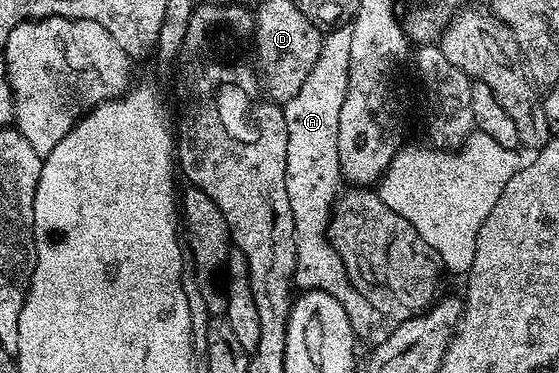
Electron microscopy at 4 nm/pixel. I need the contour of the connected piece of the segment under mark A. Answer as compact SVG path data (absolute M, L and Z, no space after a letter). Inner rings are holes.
M350 22L335 26L323 36L320 55L312 71L308 71L308 79L304 79L300 91L285 102L284 112L288 123L286 186L296 239L295 286L302 291L322 290L332 295L348 312L355 340L361 348L364 346L369 351L387 339L389 322L364 295L352 287L347 268L329 237L334 204L344 179L339 167L339 125L340 110L347 95L353 25Z

